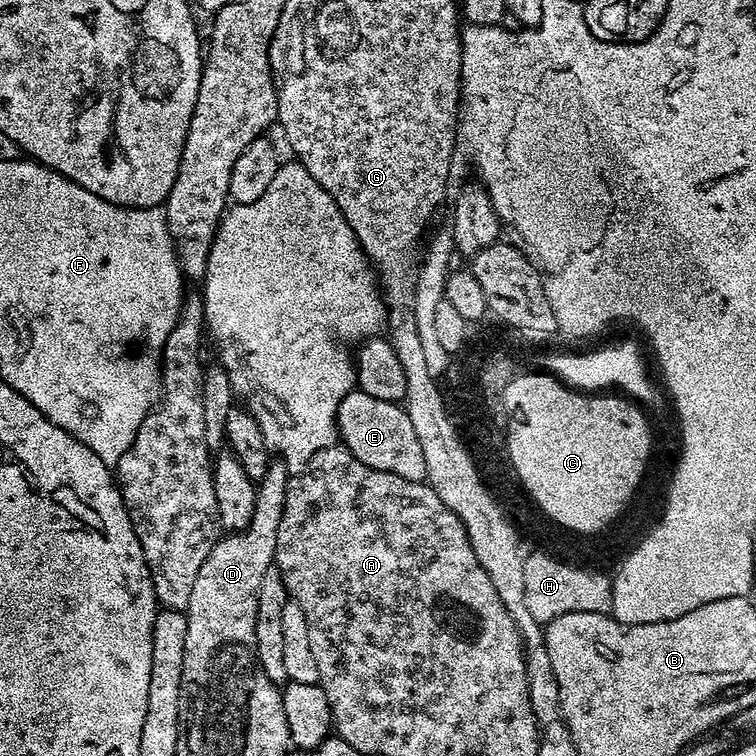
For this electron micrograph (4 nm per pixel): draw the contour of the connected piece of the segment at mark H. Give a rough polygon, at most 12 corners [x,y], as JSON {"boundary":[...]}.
{"boundary":[[524,559],[525,603],[541,626],[610,606],[602,576]]}

